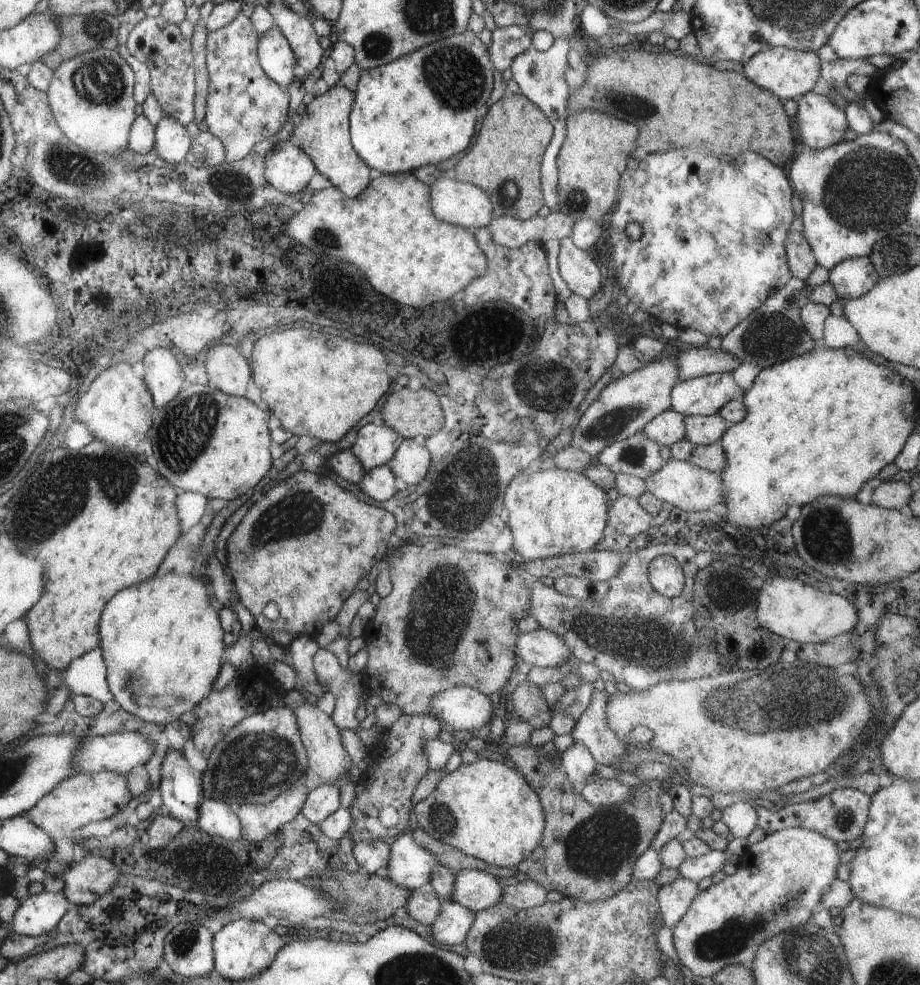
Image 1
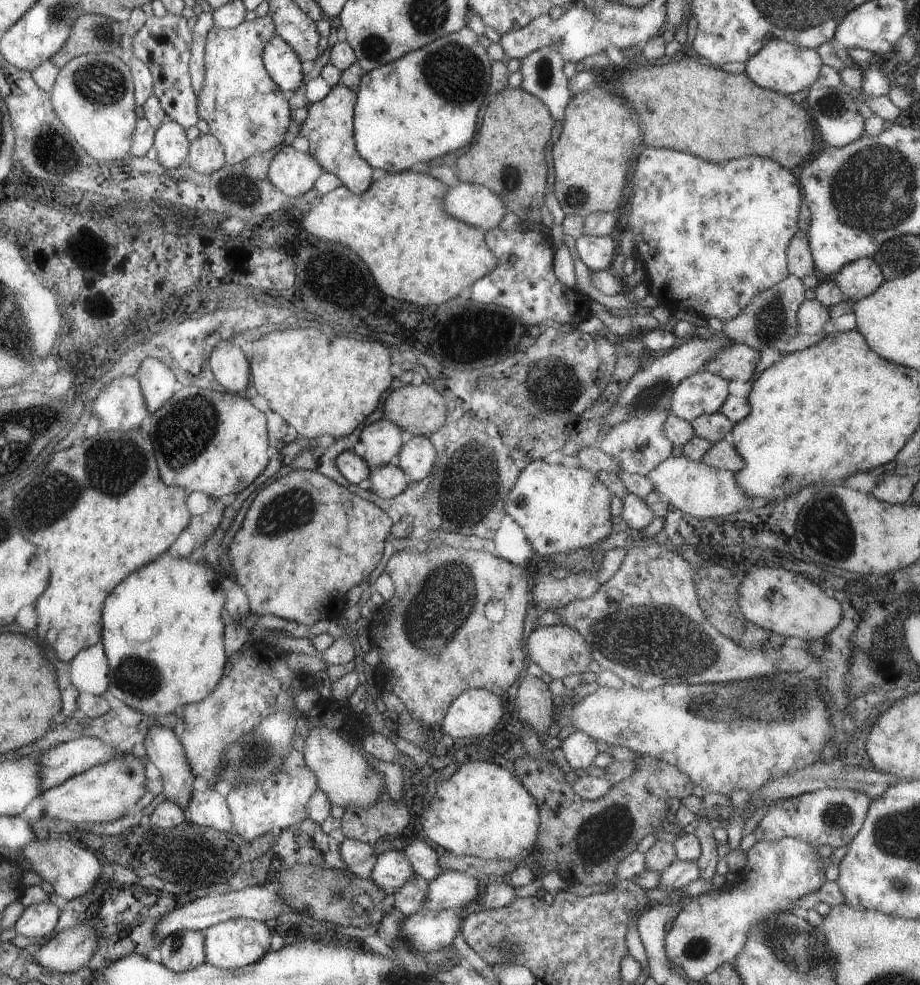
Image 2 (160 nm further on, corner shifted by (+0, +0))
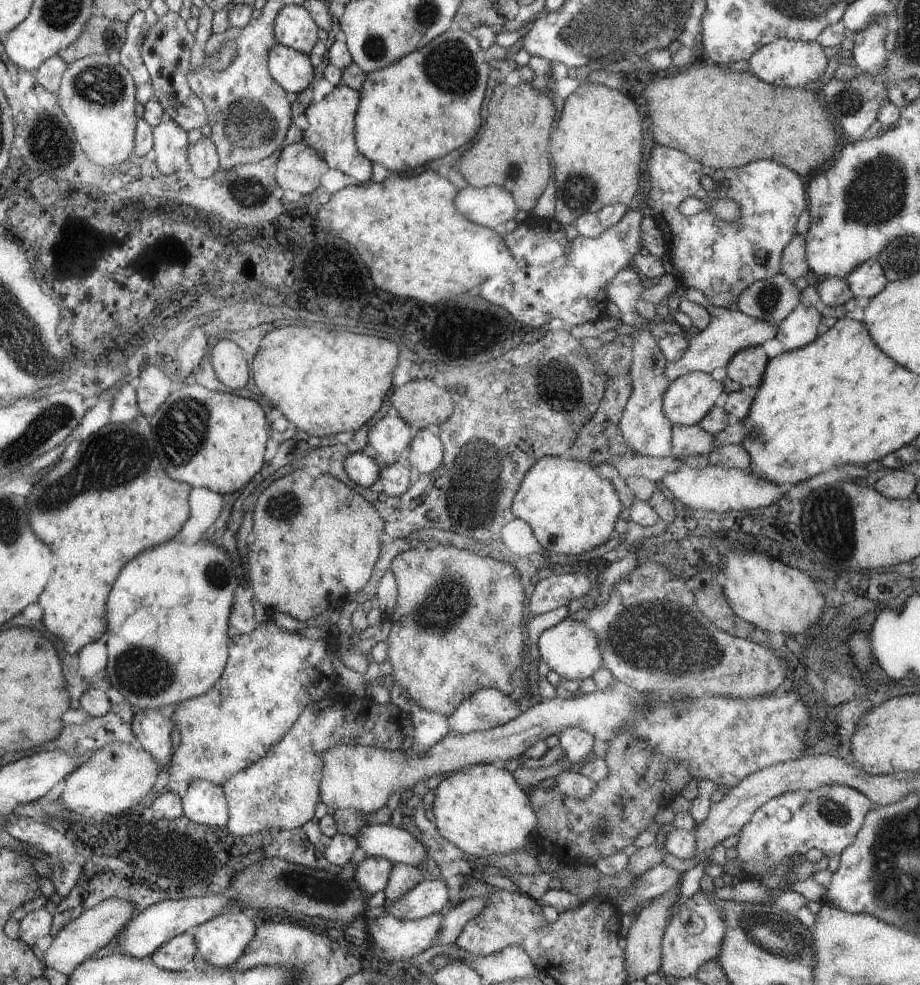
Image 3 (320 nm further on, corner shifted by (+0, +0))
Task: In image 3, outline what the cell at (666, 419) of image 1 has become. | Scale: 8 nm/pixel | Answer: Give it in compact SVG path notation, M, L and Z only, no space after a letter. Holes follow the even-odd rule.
M700 425L672 427L671 456L708 455L715 446L715 435L703 431Z

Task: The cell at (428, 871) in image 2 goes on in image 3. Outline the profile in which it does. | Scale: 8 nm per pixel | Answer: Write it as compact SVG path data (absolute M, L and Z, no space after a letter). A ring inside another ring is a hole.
M371 823L356 836L356 842L368 857L386 858L395 864L417 867L428 858L422 842L418 842L410 832L391 825Z

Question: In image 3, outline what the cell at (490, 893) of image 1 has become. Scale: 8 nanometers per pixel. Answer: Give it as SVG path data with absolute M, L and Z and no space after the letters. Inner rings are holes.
M424 879L414 890L406 892L404 898L398 898L398 902L387 902L386 913L417 920L447 910L449 901L450 888L444 879Z

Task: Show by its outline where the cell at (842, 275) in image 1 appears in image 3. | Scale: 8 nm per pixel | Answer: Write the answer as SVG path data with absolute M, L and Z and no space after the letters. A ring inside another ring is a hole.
M877 258L867 259L844 278L848 281L854 298L866 296L871 299L884 290L889 280L882 268Z

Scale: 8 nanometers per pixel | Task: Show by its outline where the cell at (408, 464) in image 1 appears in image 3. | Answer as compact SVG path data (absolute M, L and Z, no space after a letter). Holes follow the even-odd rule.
M432 428L420 429L410 443L410 464L420 472L434 472L442 464L445 446Z

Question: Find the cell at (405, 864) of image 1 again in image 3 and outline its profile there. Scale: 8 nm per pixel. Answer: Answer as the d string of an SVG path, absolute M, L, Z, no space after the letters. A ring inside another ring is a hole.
M367 857L356 868L353 880L359 883L366 894L373 896L378 891L384 891L394 863L386 858Z

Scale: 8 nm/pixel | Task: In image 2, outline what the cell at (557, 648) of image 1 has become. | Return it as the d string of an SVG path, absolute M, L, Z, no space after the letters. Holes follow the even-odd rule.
M562 624L547 627L537 626L530 636L526 637L525 651L530 656L527 660L530 663L536 663L552 679L563 679L570 674L586 673L592 661L590 646L582 638L582 634L578 634L573 627Z

